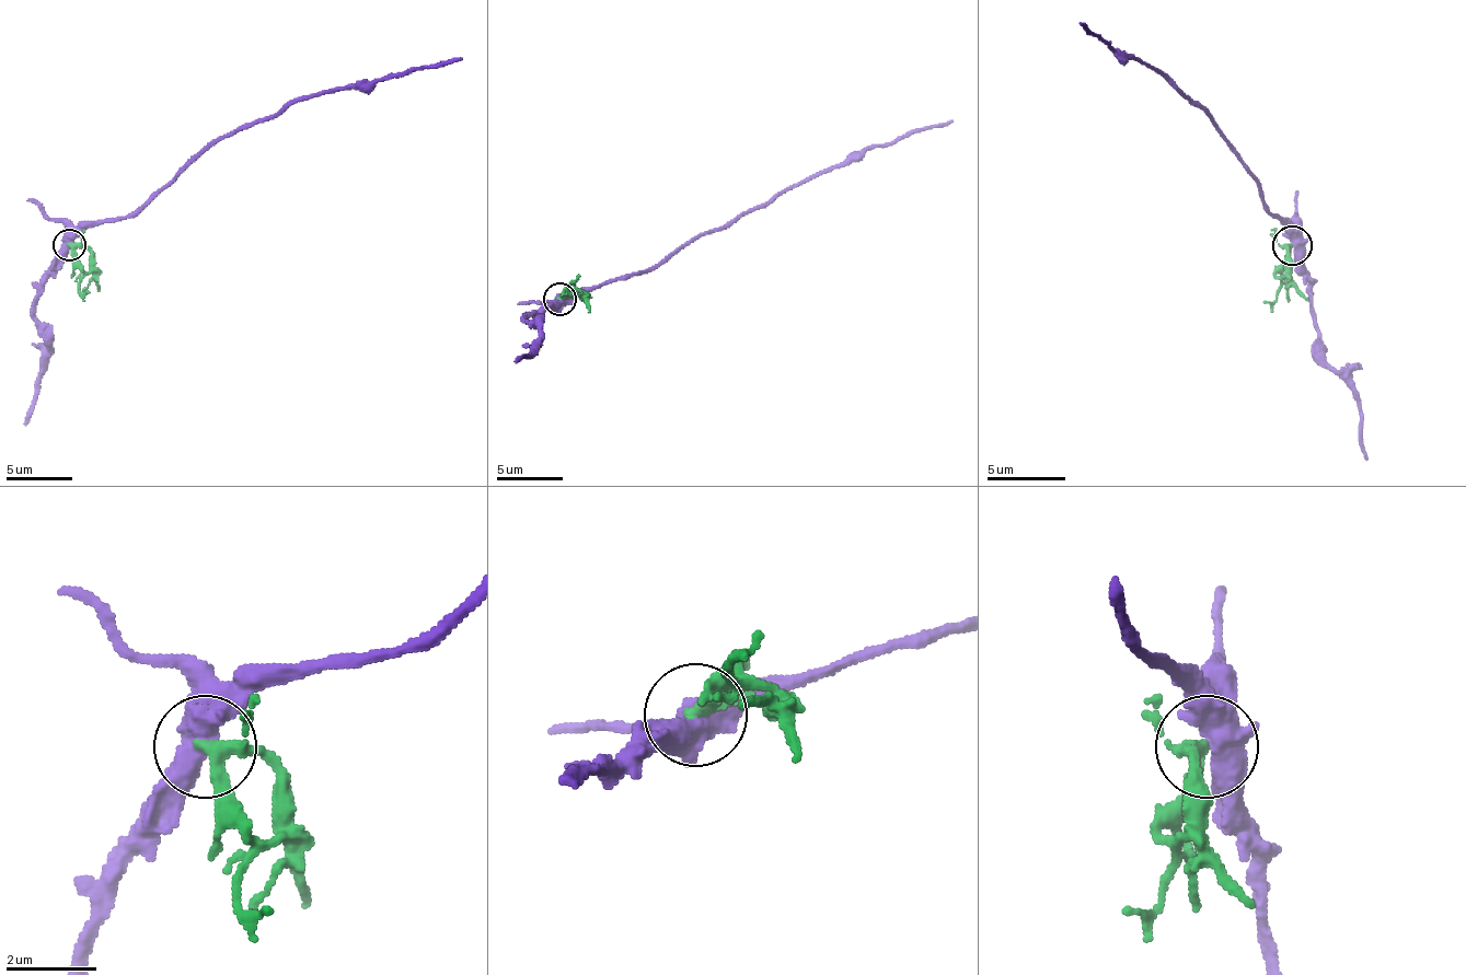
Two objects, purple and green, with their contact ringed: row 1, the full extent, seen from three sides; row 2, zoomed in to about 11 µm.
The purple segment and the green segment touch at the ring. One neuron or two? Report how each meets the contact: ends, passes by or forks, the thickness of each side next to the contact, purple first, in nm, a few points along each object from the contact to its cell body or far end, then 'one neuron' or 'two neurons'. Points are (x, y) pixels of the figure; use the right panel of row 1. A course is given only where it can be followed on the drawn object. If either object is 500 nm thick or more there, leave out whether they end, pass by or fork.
calibres 650 and 240 nm; course purple (1293, 246), (1281, 223), (1269, 211), (1261, 187), (1211, 122), (1159, 70), (1132, 59), (1077, 23); course green (1293, 246), (1289, 254), (1289, 278), (1308, 301); two neurons

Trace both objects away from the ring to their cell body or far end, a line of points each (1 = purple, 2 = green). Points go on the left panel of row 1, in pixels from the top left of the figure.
1: (70, 245), (90, 225), (136, 216), (218, 140), (274, 117), (300, 97), (359, 88), (376, 78), (461, 58)
2: (70, 245), (90, 252), (90, 271), (100, 291)

